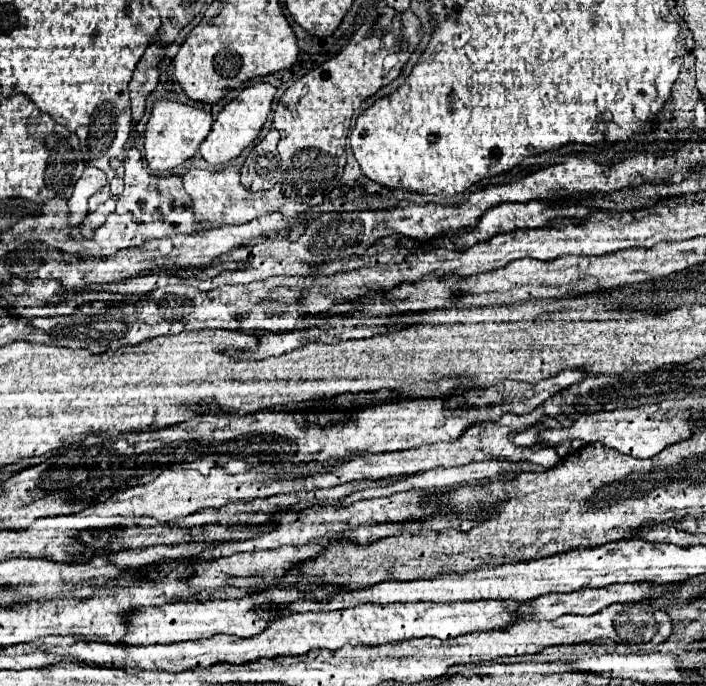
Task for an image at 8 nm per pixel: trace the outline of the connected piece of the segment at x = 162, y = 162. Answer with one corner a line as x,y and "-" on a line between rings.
174,100
154,102
150,120
144,130
144,150
146,150
148,166
152,170
172,170
172,168
184,164
188,158
194,156
200,142
208,136
212,122
214,122
212,114
202,108
196,108
190,104
180,104

